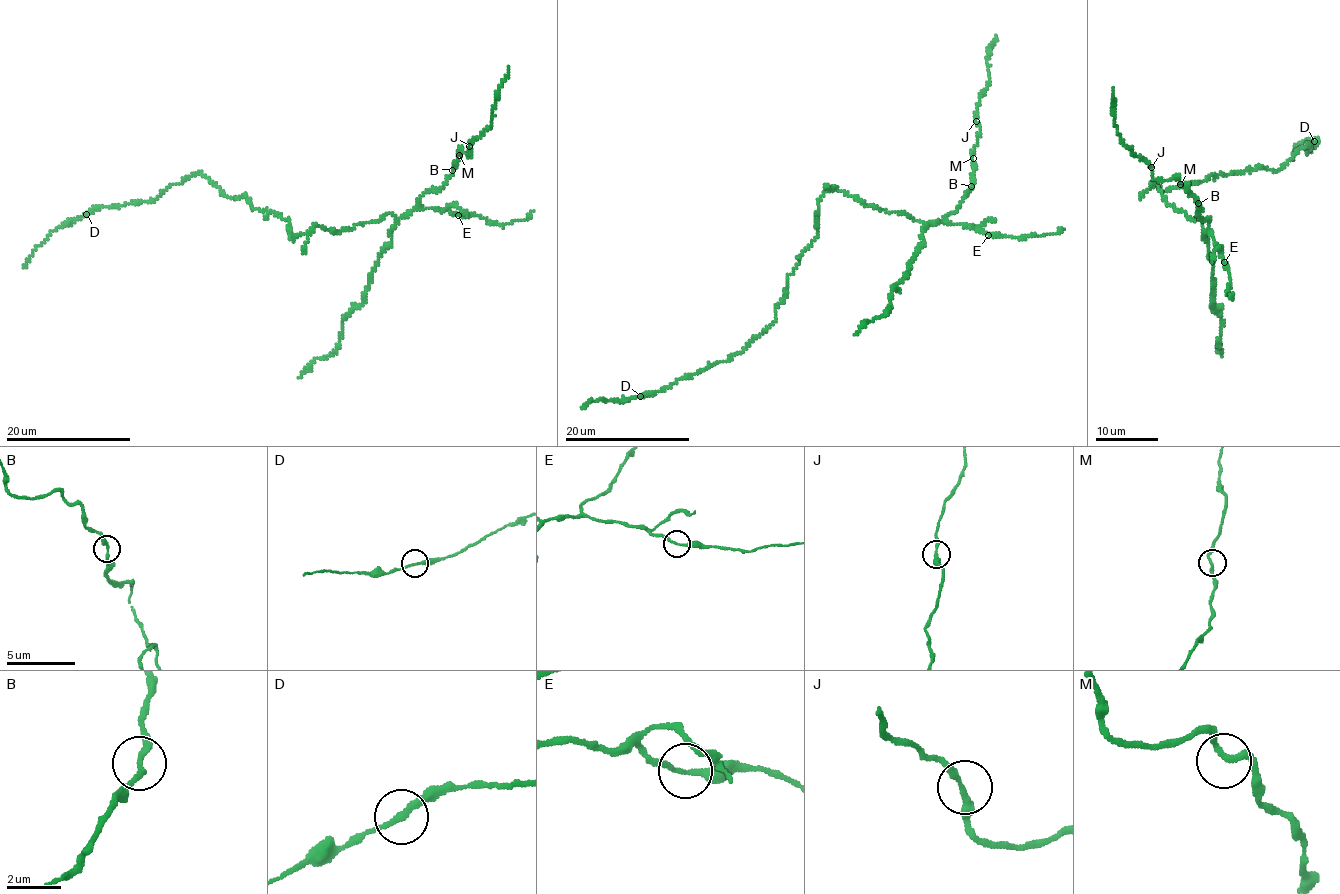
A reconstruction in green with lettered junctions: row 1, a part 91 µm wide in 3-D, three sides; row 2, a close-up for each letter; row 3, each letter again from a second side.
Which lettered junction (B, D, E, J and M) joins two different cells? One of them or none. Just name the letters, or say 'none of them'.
none of them

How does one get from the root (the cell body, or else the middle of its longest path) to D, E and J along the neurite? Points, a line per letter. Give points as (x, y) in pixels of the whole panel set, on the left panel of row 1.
D: (300, 235), (294, 240), (290, 220), (253, 208), (247, 197), (226, 197), (197, 174), (155, 199), (86, 214)
E: (300, 235), (315, 226), (339, 232), (388, 214), (401, 218), (417, 207), (458, 215)
J: (300, 235), (407, 216), (424, 193), (443, 186), (458, 151), (470, 155), (469, 146)

